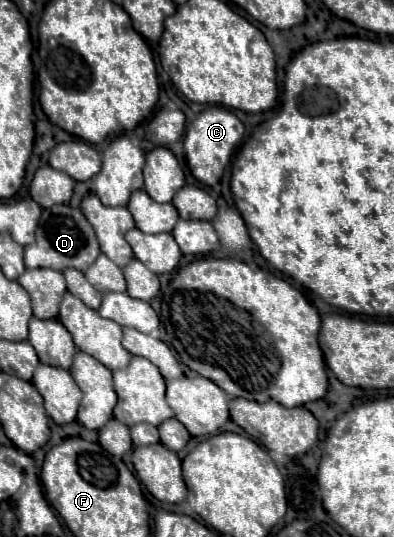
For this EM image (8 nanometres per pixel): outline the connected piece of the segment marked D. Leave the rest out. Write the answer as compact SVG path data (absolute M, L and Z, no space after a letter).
M65 204L43 210L39 226L35 230L35 244L25 246L23 252L25 252L23 256L25 268L51 268L57 272L63 272L67 268L85 272L95 262L95 258L101 254L95 234L87 218L83 216L83 212L79 208L71 208Z

